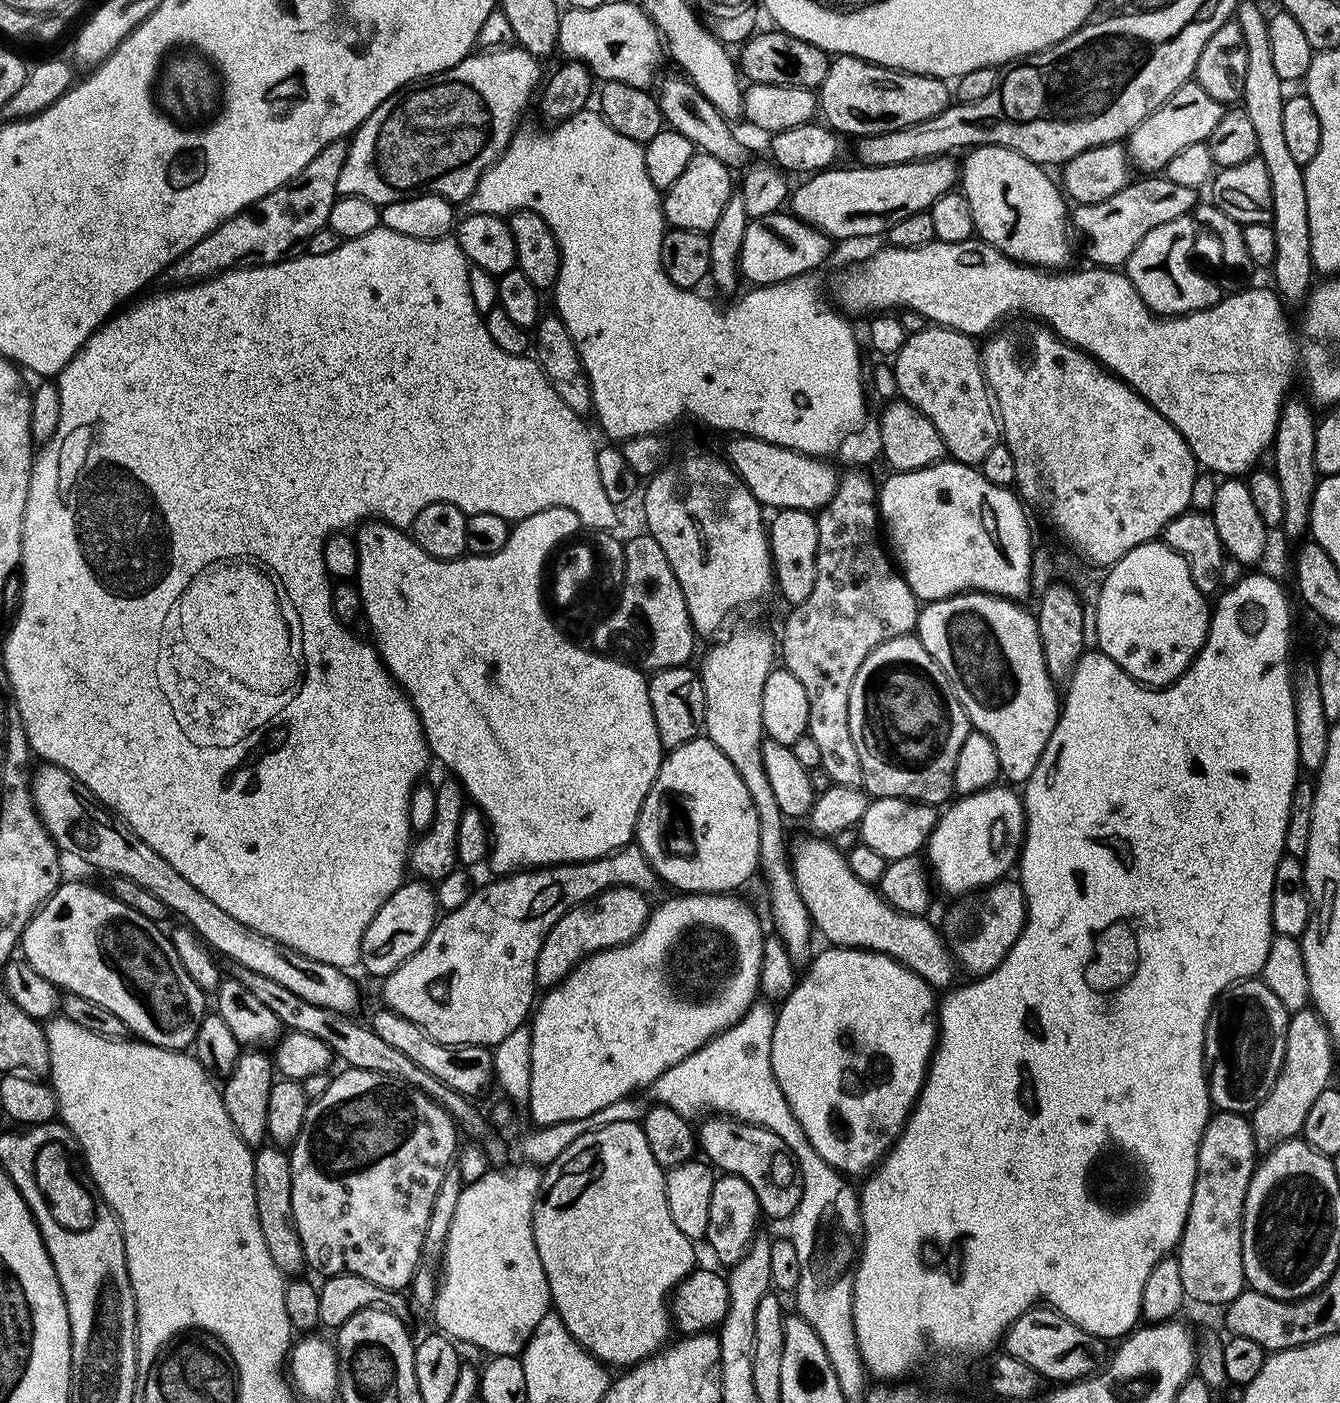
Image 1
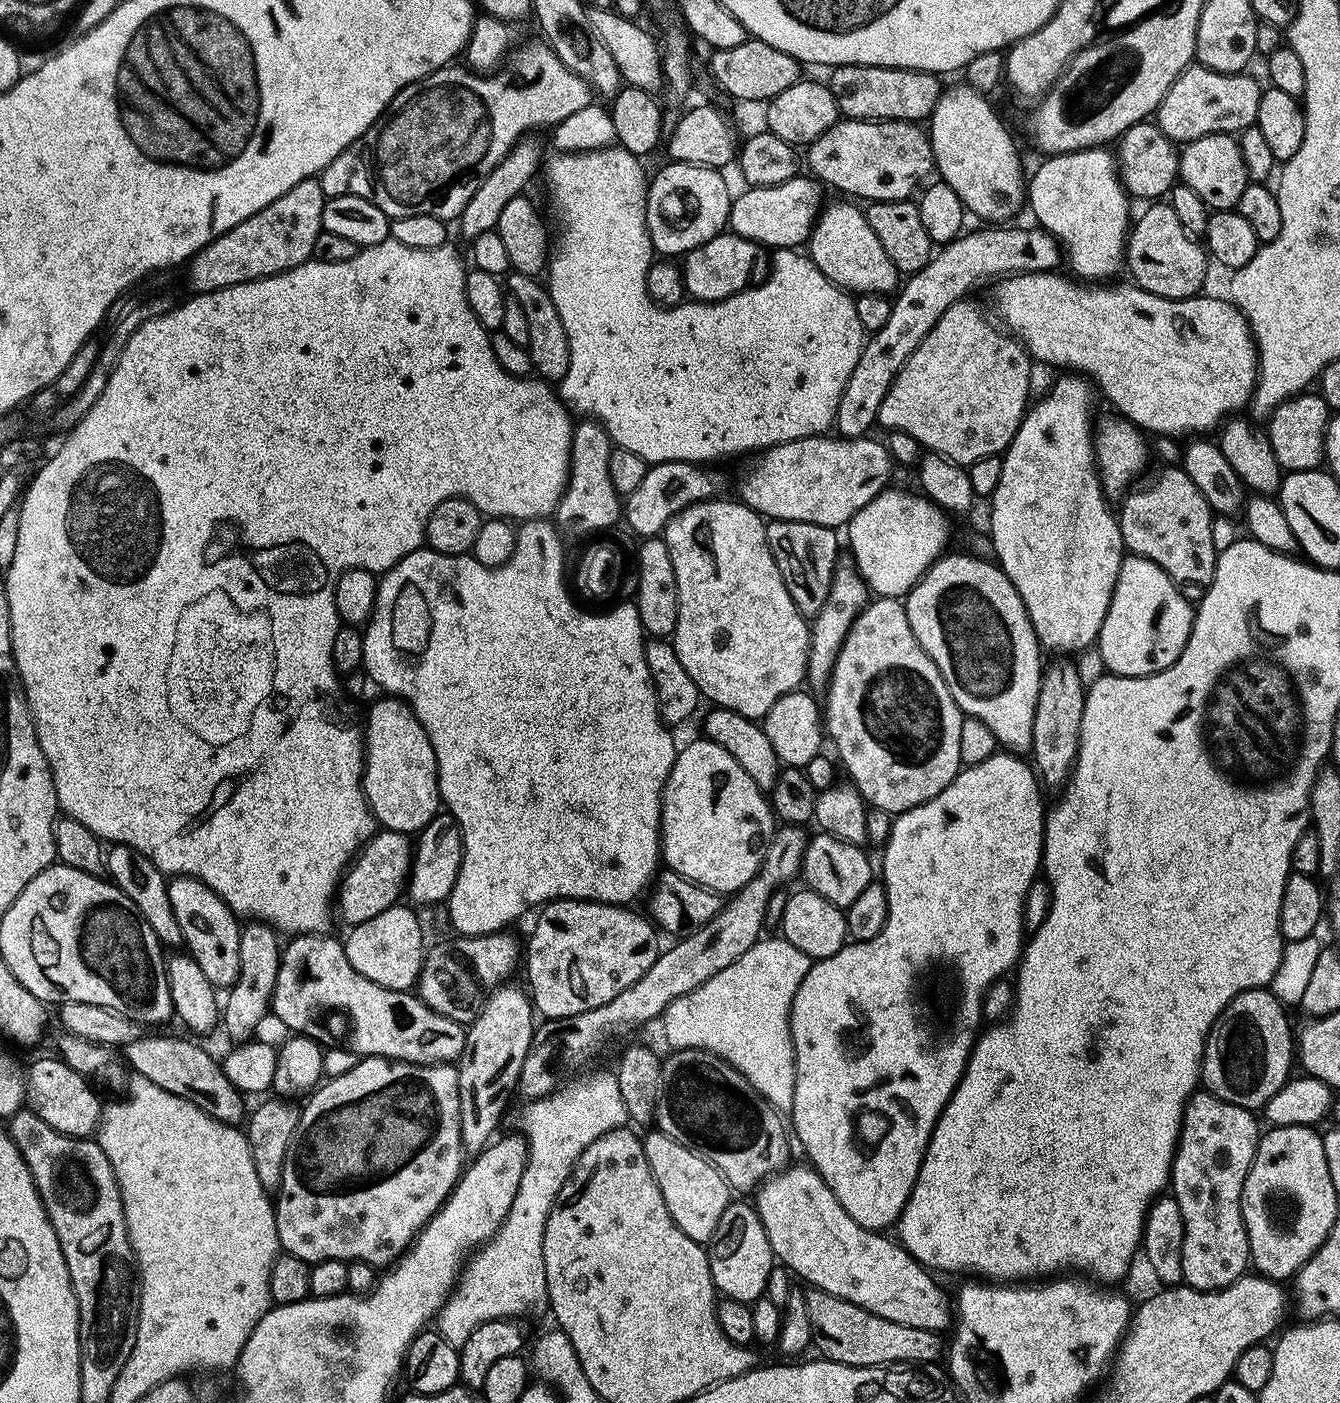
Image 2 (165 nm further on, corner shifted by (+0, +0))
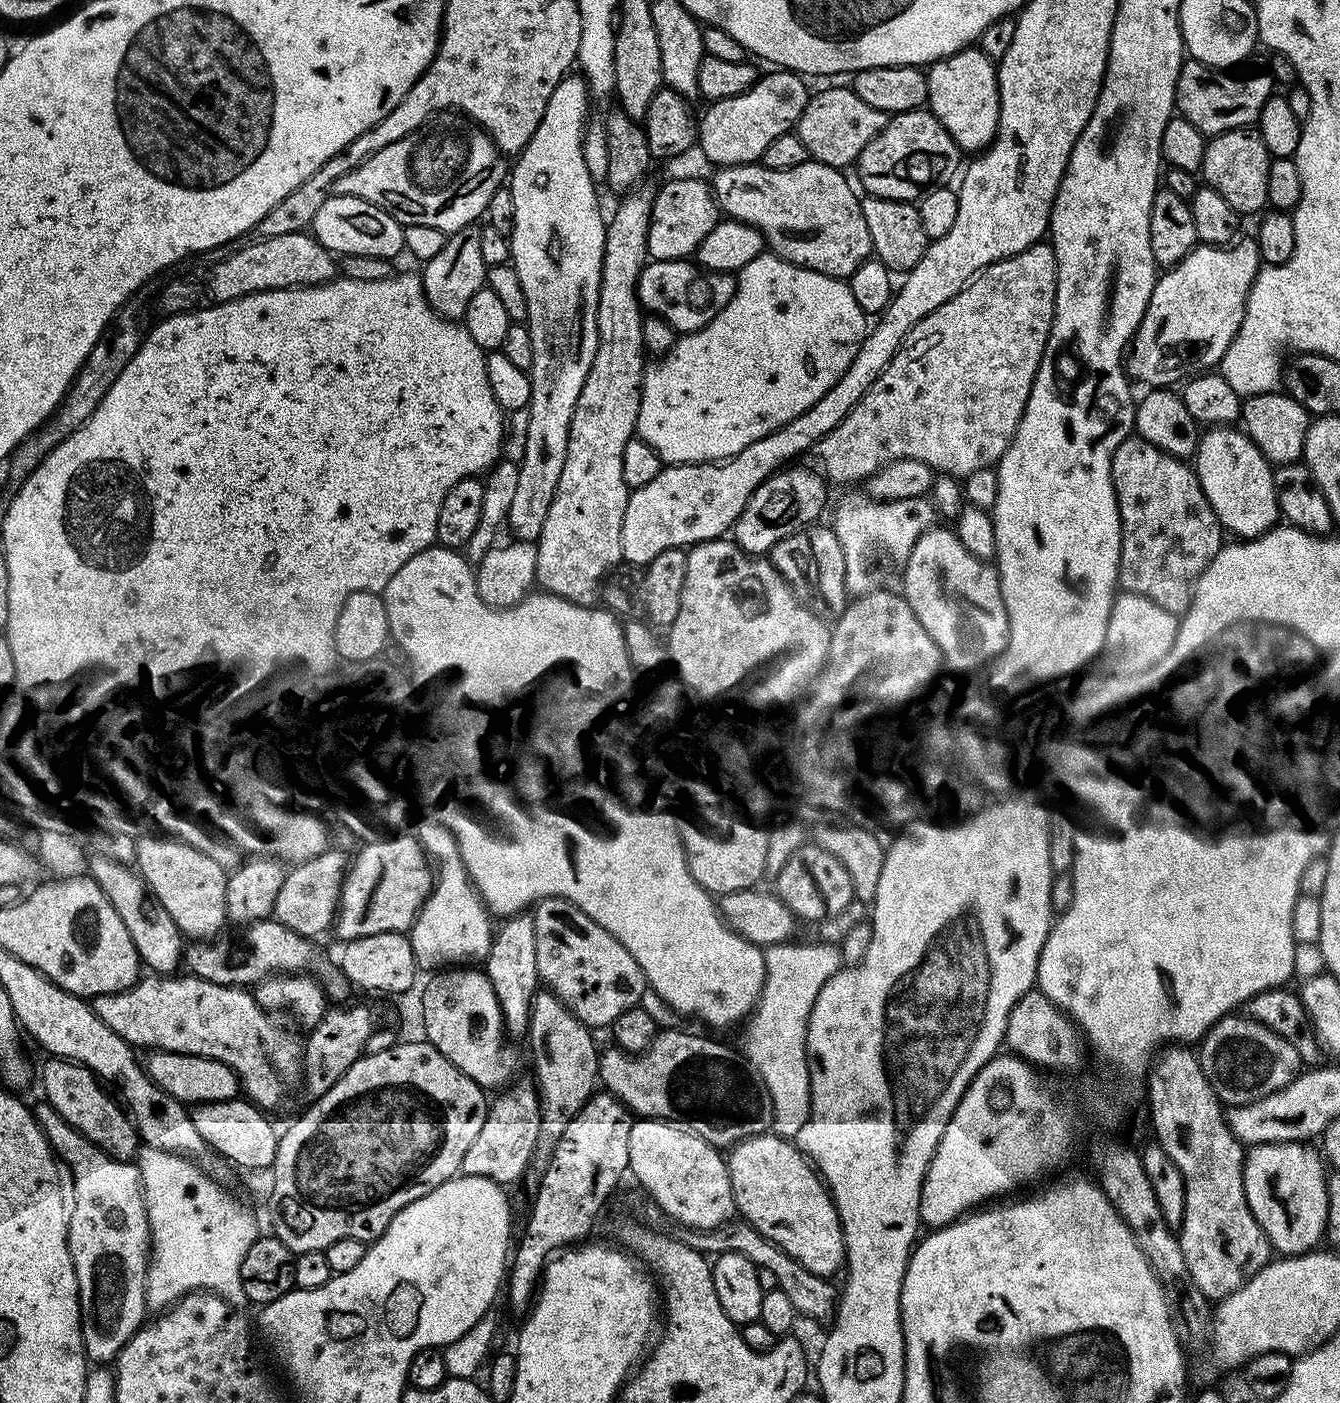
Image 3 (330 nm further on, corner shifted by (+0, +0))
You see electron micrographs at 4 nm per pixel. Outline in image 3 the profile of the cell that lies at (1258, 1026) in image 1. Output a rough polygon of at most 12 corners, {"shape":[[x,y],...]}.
{"shape":[[1244,1014],[1198,1048],[1228,1106],[1258,1102],[1302,1072],[1294,1044]]}

